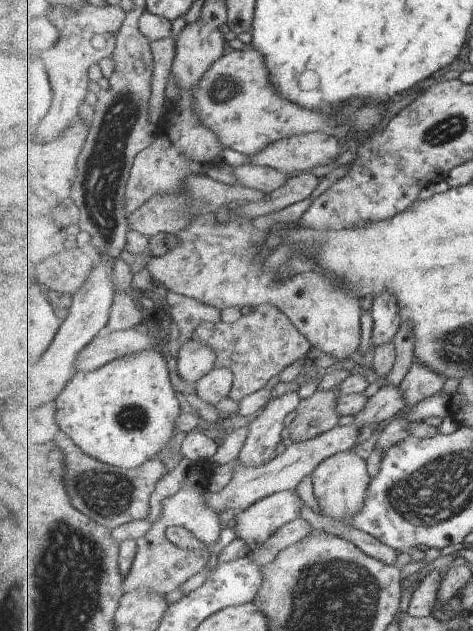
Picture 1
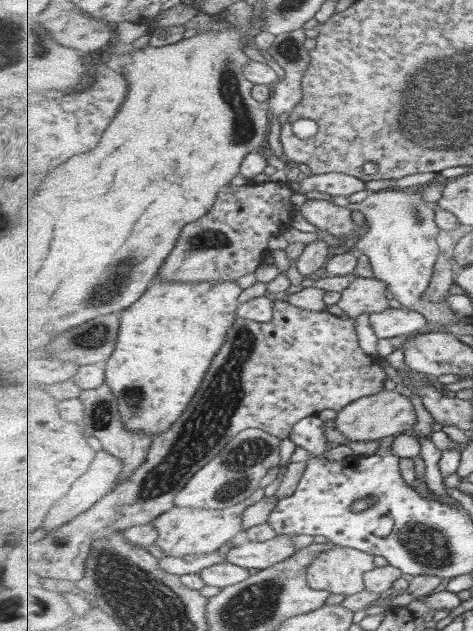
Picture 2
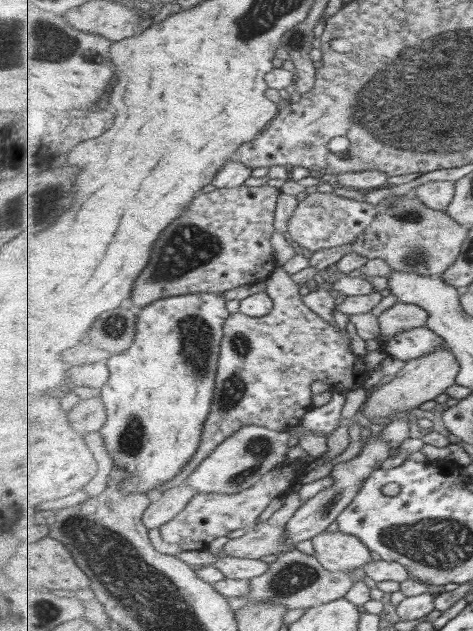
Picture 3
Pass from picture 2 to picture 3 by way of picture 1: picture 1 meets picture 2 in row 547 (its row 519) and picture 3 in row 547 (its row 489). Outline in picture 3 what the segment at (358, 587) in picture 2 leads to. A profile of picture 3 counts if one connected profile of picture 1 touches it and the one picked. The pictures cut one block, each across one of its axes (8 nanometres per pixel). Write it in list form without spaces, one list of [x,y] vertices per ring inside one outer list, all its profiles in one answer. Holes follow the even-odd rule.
[[[341,530],[312,538],[314,554],[330,571],[349,571],[371,562],[373,554],[364,541]]]

